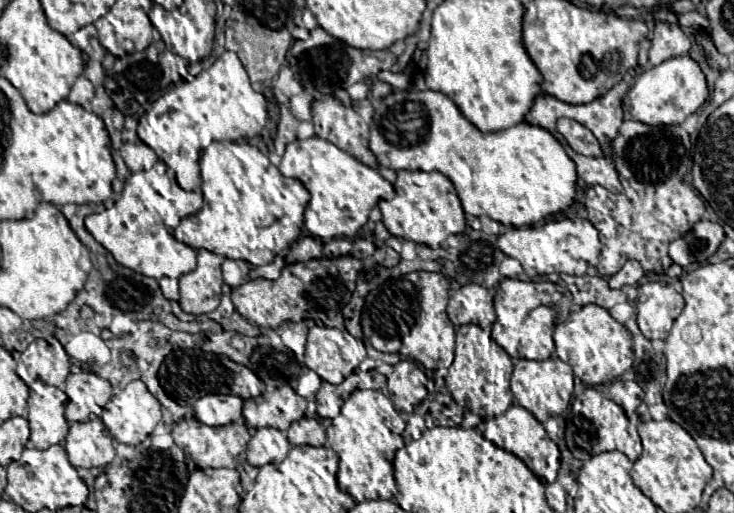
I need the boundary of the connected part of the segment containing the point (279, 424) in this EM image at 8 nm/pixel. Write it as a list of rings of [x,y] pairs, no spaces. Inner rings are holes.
[[[283,385],[283,387],[279,387],[271,392],[262,393],[262,395],[257,397],[257,399],[243,400],[243,407],[241,407],[243,421],[235,422],[243,422],[248,428],[259,429],[263,427],[275,427],[275,429],[281,429],[281,431],[285,431],[285,429],[289,429],[289,425],[291,425],[293,421],[299,421],[299,419],[305,415],[306,408],[307,401],[293,391],[289,385]]]

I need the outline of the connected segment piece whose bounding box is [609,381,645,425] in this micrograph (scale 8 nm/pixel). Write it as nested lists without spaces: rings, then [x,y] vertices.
[[[613,381],[609,387],[609,397],[623,407],[623,411],[629,415],[629,421],[639,425],[639,417],[635,409],[643,401],[643,389],[635,381]]]

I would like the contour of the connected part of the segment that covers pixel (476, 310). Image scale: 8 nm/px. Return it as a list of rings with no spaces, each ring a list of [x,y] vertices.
[[[477,283],[463,285],[451,295],[447,315],[455,327],[457,327],[457,323],[459,325],[475,323],[475,325],[483,327],[485,331],[489,331],[491,325],[495,323],[493,297],[487,293],[485,287],[481,287]]]

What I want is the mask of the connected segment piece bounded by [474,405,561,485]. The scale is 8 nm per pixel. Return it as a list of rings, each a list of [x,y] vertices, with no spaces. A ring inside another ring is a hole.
[[[513,405],[505,415],[497,417],[497,419],[485,419],[474,429],[476,428],[493,445],[519,457],[543,485],[553,483],[557,479],[557,471],[559,471],[557,463],[561,463],[561,453],[557,453],[557,445],[547,437],[543,425],[527,409]]]

